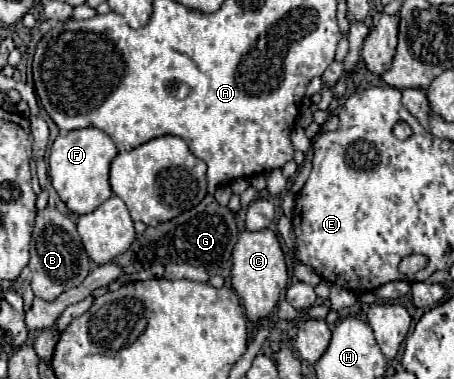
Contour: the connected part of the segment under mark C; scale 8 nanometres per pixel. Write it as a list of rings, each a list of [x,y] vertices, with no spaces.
[[[268,228],[258,232],[244,230],[232,250],[232,288],[242,296],[248,318],[254,322],[266,318],[274,310],[286,284],[288,284],[288,268],[278,236]]]

